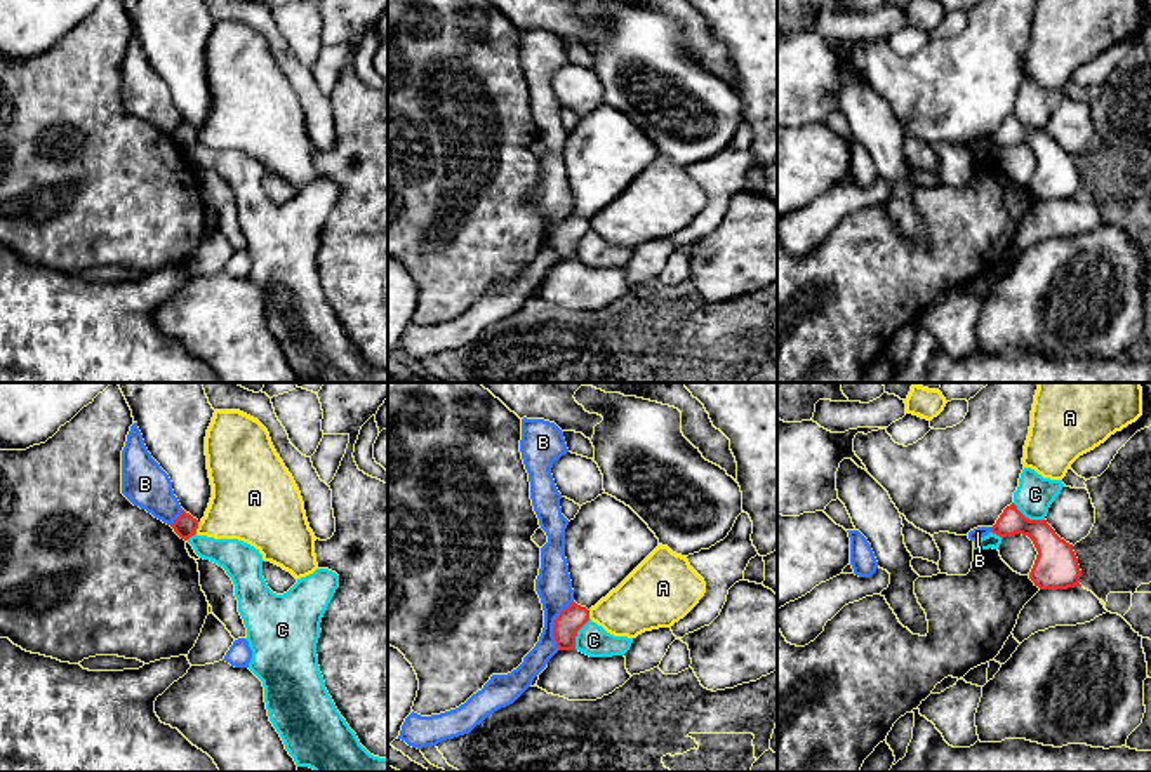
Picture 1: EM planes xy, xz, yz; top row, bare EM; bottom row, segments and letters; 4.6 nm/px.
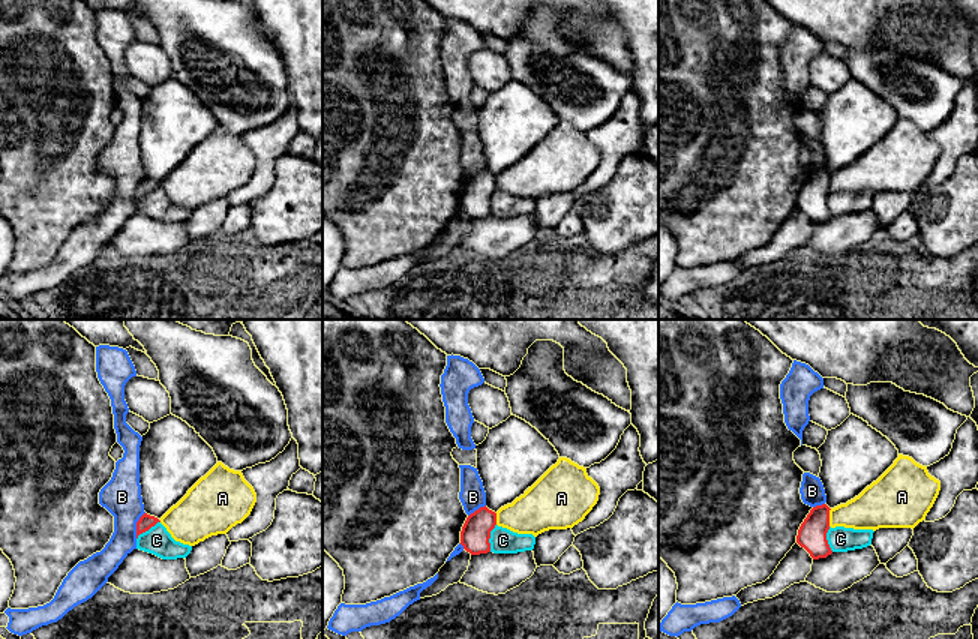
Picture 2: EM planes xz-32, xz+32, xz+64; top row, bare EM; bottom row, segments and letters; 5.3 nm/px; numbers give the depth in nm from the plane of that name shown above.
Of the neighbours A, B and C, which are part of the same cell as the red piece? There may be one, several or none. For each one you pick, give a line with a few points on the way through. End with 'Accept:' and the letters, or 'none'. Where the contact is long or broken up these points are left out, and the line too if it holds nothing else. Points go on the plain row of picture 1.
Accept: C

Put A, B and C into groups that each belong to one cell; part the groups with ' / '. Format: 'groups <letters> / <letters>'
groups A / B / C

